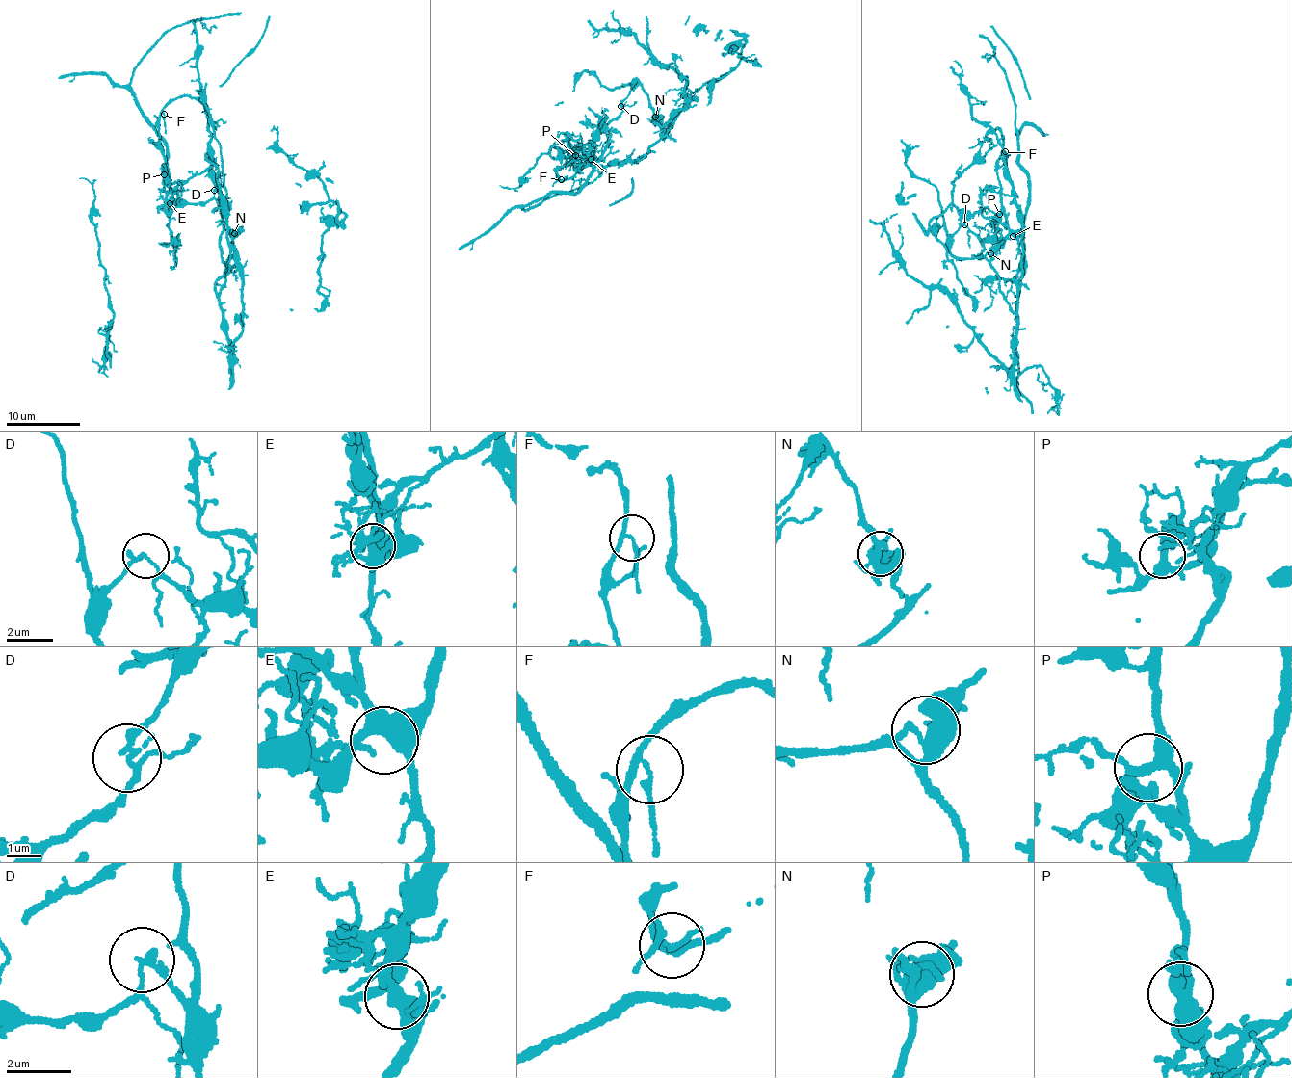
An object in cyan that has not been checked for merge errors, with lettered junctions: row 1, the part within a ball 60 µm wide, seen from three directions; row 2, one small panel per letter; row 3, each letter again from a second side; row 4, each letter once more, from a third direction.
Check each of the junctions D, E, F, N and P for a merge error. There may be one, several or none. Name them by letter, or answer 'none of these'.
D

